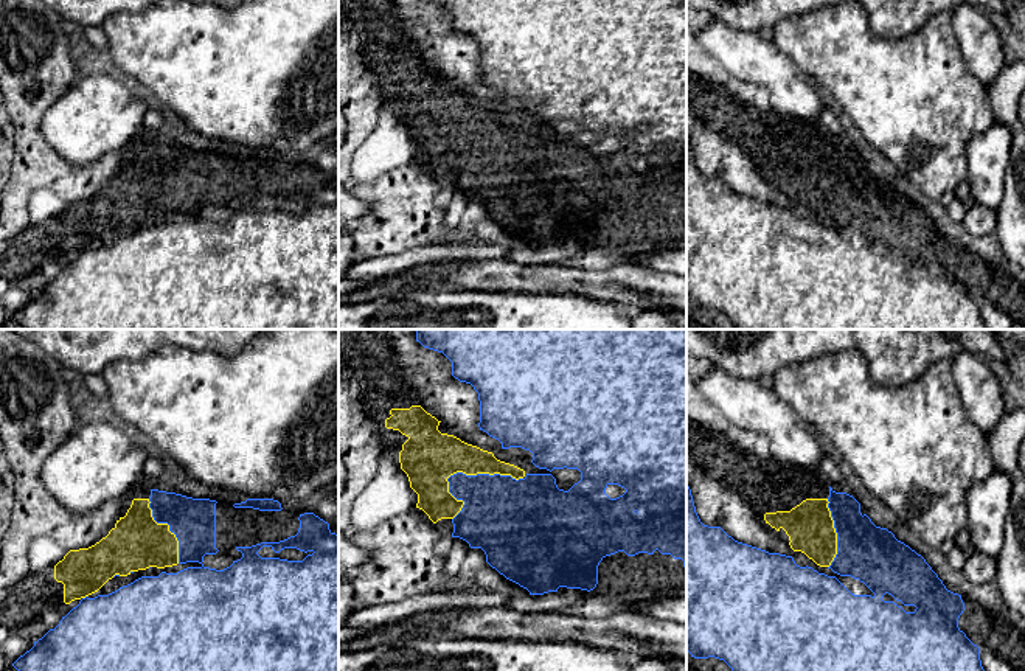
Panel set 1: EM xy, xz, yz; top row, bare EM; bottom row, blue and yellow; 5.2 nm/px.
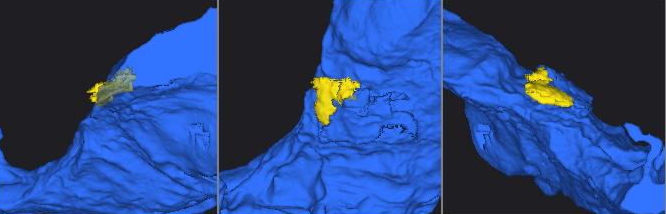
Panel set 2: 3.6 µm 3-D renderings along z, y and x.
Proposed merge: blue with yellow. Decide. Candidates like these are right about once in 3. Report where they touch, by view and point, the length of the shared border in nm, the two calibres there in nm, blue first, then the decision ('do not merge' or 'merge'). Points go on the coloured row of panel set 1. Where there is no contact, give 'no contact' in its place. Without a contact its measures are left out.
xz (465, 474) | 440 nm | 360/280 nm | do not merge

